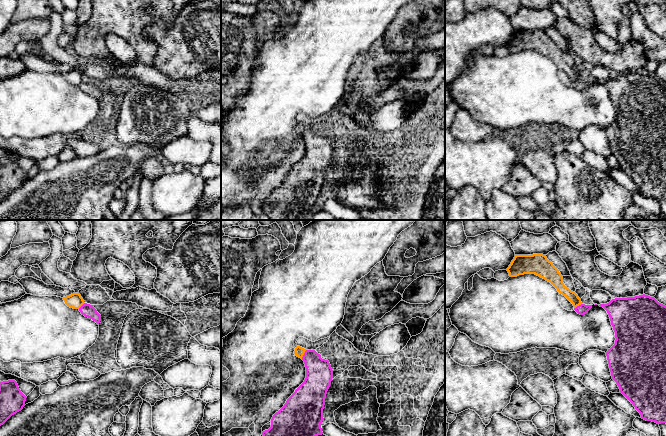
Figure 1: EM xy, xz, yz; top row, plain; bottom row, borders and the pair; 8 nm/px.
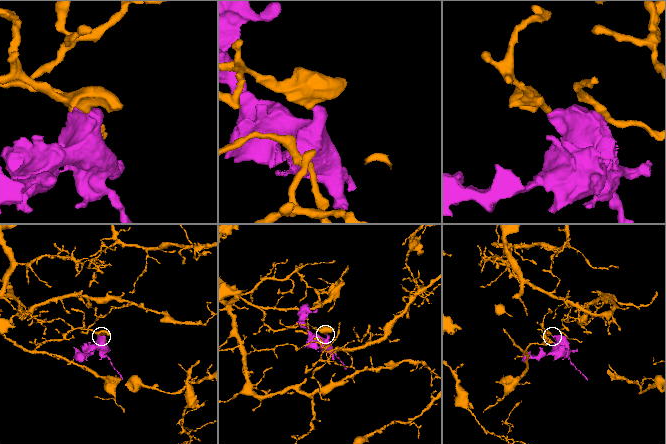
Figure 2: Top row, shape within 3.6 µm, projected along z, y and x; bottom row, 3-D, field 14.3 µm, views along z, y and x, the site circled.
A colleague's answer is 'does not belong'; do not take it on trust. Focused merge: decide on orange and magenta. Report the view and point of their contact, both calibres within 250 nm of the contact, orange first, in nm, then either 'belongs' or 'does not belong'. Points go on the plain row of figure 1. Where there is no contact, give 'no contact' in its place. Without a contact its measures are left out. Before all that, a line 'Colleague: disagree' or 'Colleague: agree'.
Colleague: agree
contact xz (303, 130); calibres 80 and 220 nm; does not belong

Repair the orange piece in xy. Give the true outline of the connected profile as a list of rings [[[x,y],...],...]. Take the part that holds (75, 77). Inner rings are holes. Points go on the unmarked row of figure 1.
[[[79,69],[63,73],[63,76],[68,83],[73,85],[79,85],[84,80],[84,76]]]

